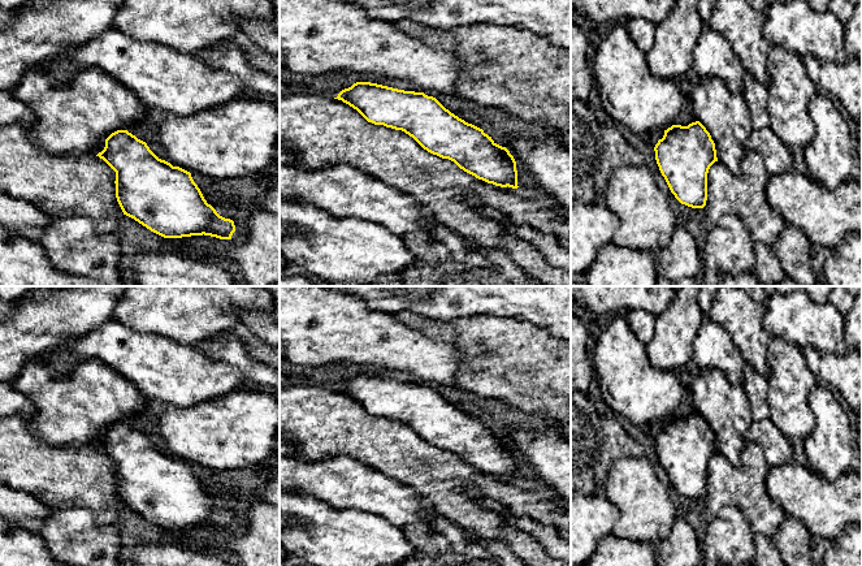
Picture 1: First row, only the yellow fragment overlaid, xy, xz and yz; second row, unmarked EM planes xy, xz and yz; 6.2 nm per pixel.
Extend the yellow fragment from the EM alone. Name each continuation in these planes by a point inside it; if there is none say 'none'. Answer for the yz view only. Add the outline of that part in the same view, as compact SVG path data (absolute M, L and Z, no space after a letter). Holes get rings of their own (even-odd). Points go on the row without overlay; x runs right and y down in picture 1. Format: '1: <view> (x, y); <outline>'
none

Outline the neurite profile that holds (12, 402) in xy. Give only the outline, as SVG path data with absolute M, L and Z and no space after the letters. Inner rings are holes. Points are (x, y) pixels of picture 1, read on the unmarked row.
M0 381L0 419L20 415L27 418L35 411L34 405L10 383Z

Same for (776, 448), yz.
M770 418L753 422L746 432L746 440L758 444L770 467L793 462L792 441L772 423Z

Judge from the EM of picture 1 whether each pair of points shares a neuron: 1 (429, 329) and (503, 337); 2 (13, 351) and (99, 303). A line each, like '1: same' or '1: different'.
1: same
2: same

